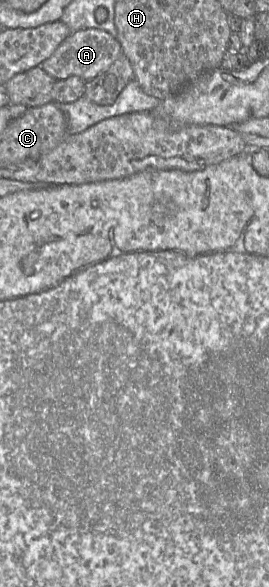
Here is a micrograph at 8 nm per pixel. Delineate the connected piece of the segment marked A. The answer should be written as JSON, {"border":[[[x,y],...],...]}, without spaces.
{"border":[[[91,28],[72,32],[39,67],[56,80],[77,76],[87,82],[106,71],[121,54],[121,45],[115,37]]]}

